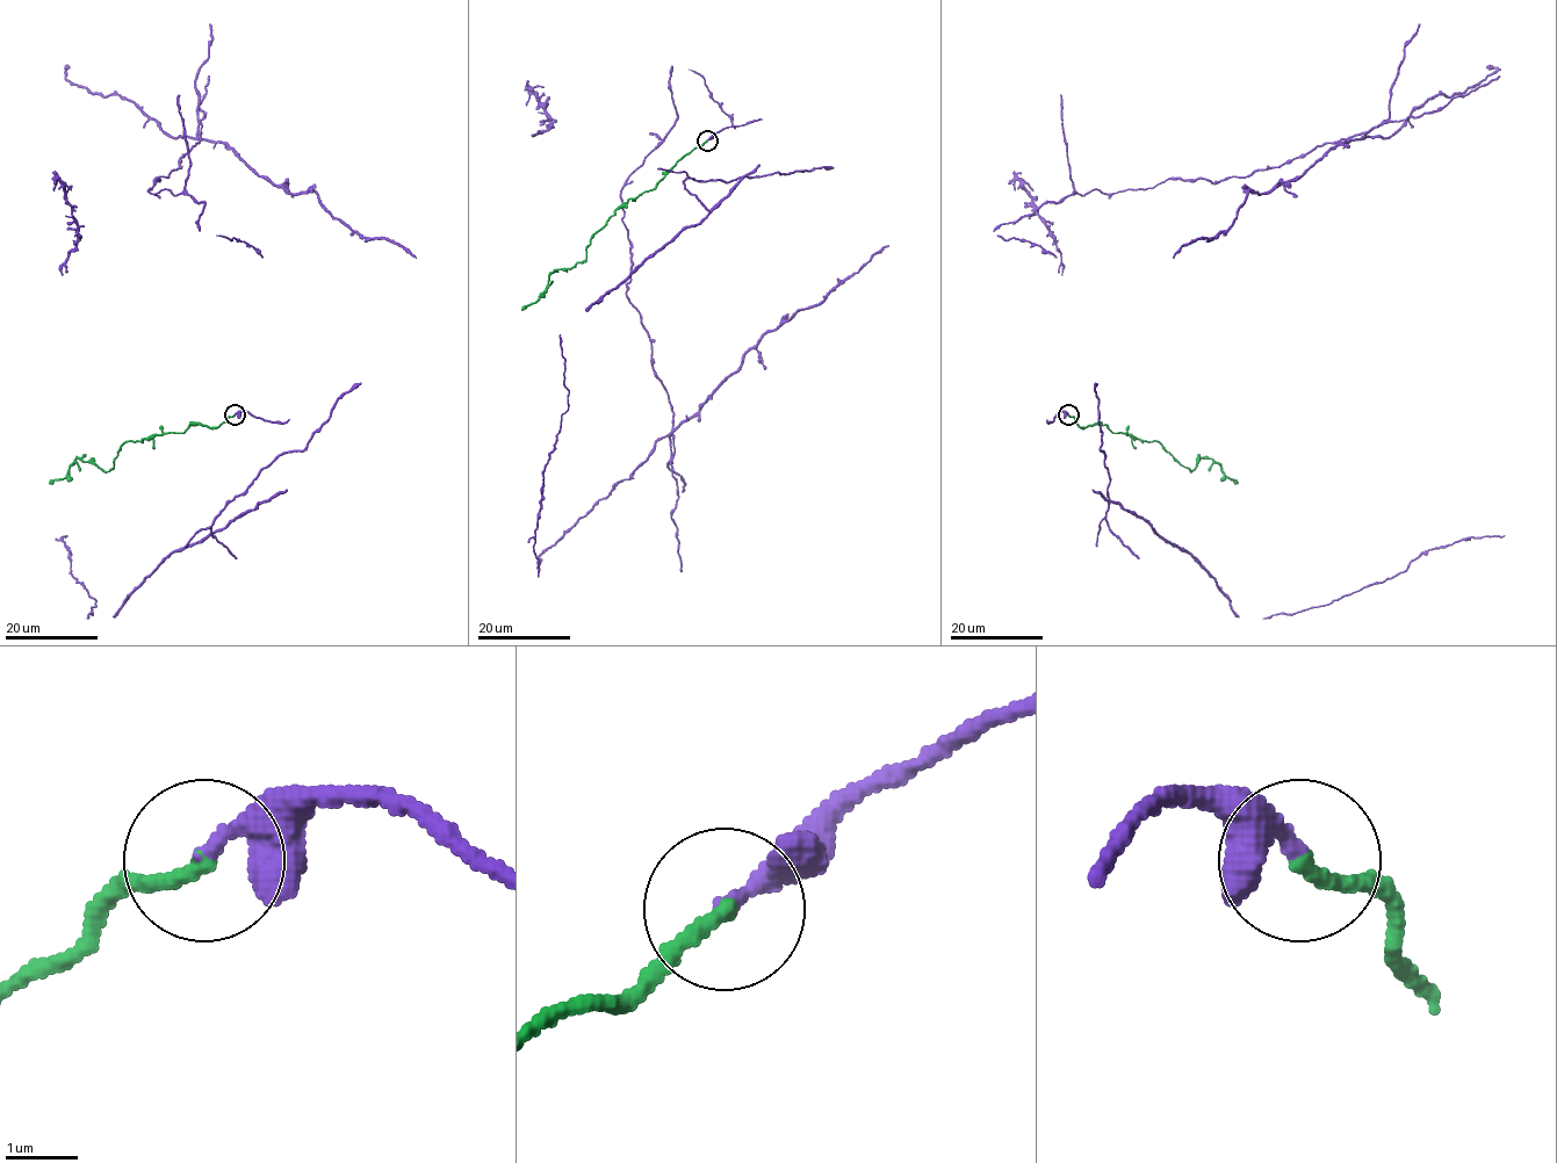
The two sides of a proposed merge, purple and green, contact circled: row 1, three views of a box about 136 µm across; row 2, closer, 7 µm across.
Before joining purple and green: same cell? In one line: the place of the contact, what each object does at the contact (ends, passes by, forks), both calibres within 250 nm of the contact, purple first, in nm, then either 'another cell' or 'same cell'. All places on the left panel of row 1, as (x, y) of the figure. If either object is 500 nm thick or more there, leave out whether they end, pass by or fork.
(235, 414) | purple ends | green ends | 240/240 nm | same cell

